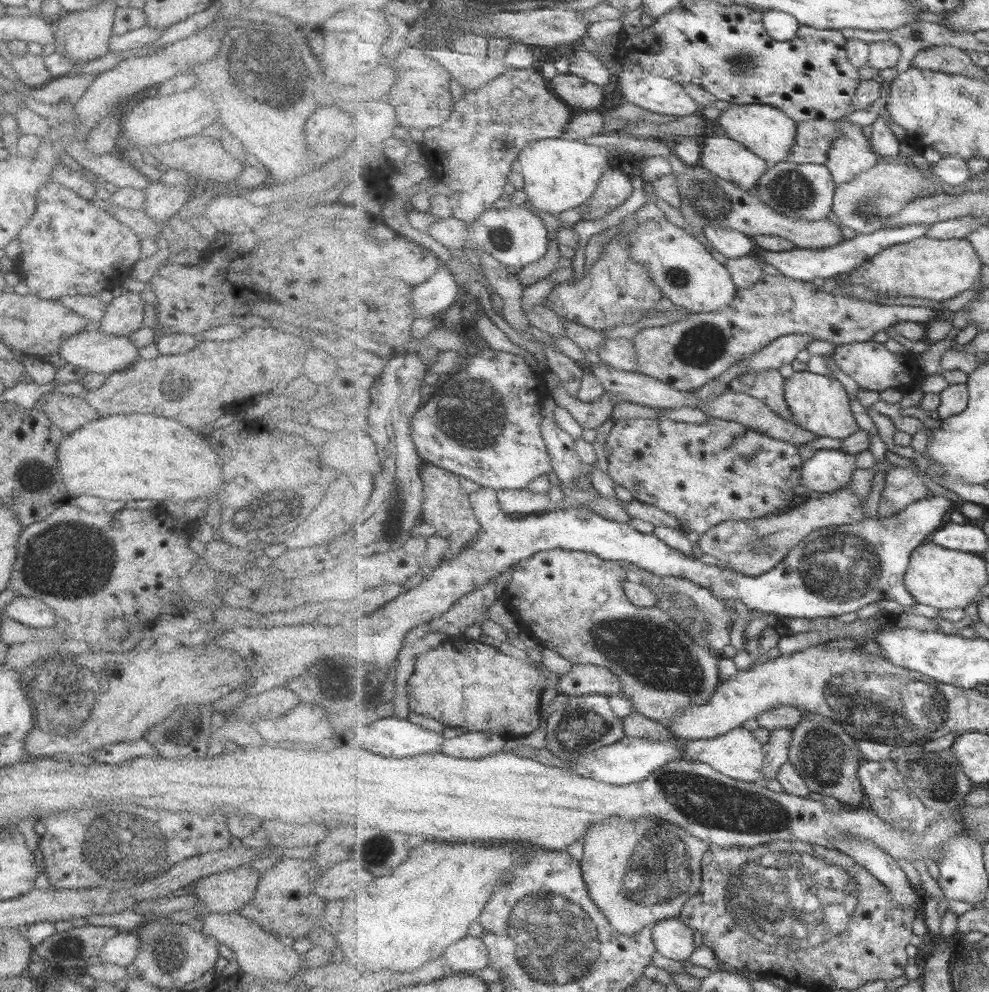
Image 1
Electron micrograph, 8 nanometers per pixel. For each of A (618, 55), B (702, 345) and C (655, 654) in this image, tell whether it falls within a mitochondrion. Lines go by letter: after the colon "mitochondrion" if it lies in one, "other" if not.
A: other
B: mitochondrion
C: mitochondrion

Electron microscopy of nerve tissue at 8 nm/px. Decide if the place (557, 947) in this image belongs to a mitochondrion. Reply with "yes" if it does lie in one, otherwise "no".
yes

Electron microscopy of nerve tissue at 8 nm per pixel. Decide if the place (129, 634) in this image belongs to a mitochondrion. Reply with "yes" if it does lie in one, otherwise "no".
no

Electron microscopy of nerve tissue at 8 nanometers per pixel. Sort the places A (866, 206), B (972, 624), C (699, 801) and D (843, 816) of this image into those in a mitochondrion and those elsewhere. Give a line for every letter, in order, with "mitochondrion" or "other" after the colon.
A: mitochondrion
B: other
C: mitochondrion
D: other

